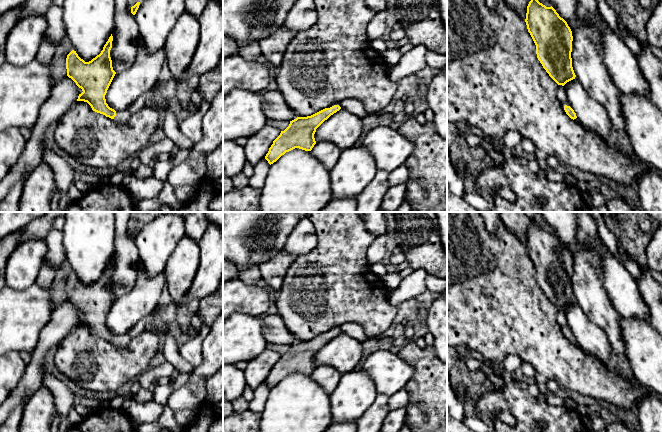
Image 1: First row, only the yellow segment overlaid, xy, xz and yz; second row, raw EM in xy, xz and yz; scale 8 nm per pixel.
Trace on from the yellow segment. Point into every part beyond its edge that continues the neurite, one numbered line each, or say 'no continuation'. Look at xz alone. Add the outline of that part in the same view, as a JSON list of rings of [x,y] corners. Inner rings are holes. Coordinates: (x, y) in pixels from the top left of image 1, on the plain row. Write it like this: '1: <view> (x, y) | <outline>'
no continuation

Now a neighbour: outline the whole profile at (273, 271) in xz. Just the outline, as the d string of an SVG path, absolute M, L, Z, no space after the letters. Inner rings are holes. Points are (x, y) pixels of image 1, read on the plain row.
M283 249L269 260L261 263L259 265L259 270L262 284L269 290L278 293L282 287L285 274L295 259L296 256L291 255Z

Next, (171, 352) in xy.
M148 316L133 326L126 333L126 335L134 338L141 334L146 327L150 327L157 332L164 331L167 334L167 339L165 340L164 346L162 347L162 353L166 361L169 362L175 370L179 371L180 374L184 374L194 369L191 363L182 357L180 348L177 346L173 336L170 334L168 326L166 326L163 322Z

